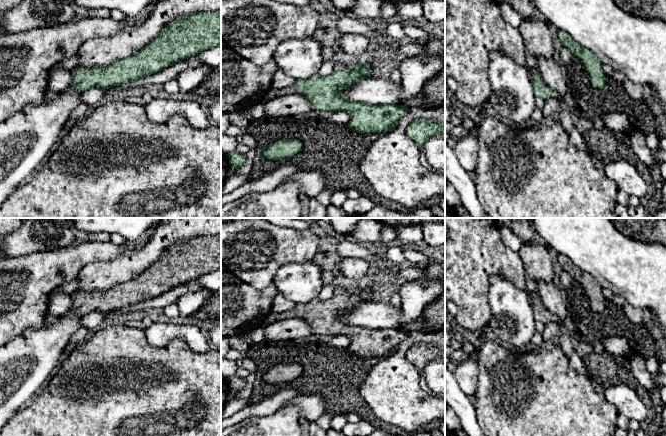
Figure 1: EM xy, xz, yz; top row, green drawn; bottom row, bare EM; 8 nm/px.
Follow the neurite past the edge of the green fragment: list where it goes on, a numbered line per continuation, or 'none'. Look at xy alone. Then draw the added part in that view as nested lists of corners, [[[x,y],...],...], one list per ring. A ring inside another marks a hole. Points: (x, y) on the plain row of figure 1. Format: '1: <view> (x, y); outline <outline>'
1: xy (71, 288); outline [[[75,278],[70,282],[63,283],[59,288],[61,288],[64,292],[68,293],[73,299],[76,297],[76,293],[79,289],[79,285],[80,285],[79,279]]]

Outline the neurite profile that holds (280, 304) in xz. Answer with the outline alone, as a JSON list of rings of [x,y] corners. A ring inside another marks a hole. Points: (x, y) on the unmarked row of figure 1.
[[[277,294],[273,300],[273,306],[271,311],[276,313],[282,313],[289,311],[295,307],[295,303],[286,299],[282,294]]]

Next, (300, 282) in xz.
[[[313,261],[286,264],[276,271],[272,285],[286,299],[304,304],[318,298],[324,286],[322,270]]]

